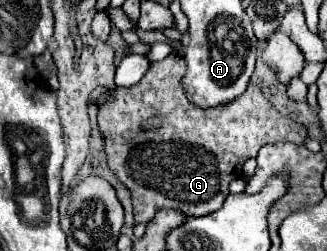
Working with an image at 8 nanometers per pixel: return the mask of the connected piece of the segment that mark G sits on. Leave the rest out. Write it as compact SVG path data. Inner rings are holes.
M168 56L162 62L150 64L150 70L136 86L112 90L114 100L106 102L98 110L98 126L104 138L104 154L108 160L108 168L132 194L134 224L148 224L154 218L154 212L162 208L174 208L184 212L186 216L212 214L224 204L228 196L228 184L234 178L242 176L244 162L248 158L254 158L264 144L290 140L290 126L292 126L292 142L304 144L306 128L278 114L262 96L262 92L254 88L254 84L250 84L242 96L238 96L234 102L226 106L198 108L182 92L184 74L186 74L186 60L182 56ZM154 116L162 118L164 122L162 128L152 132L140 132L140 122Z

